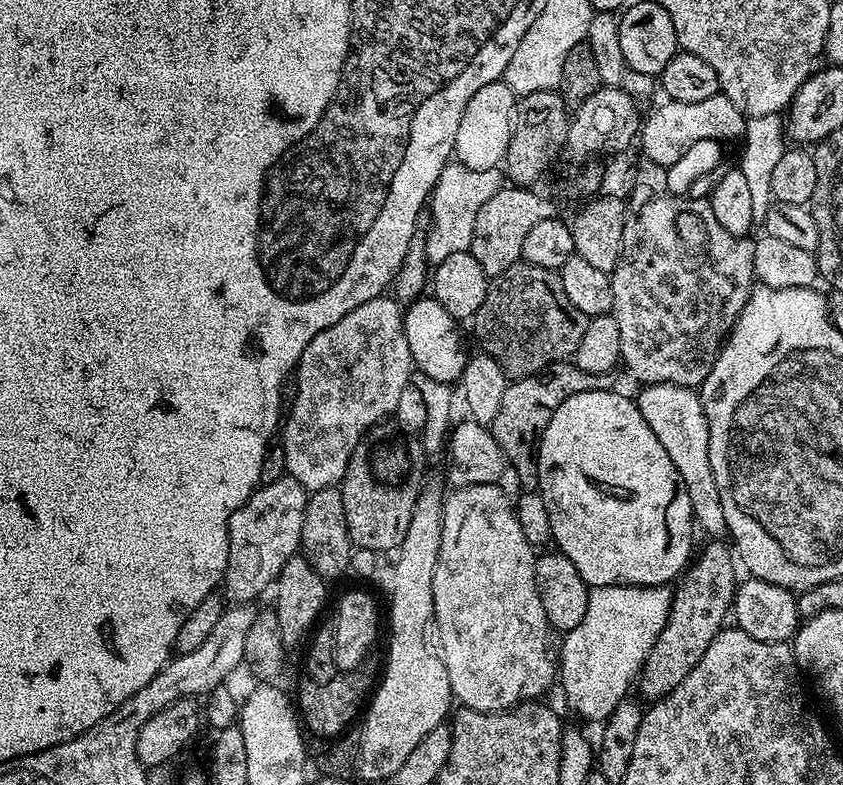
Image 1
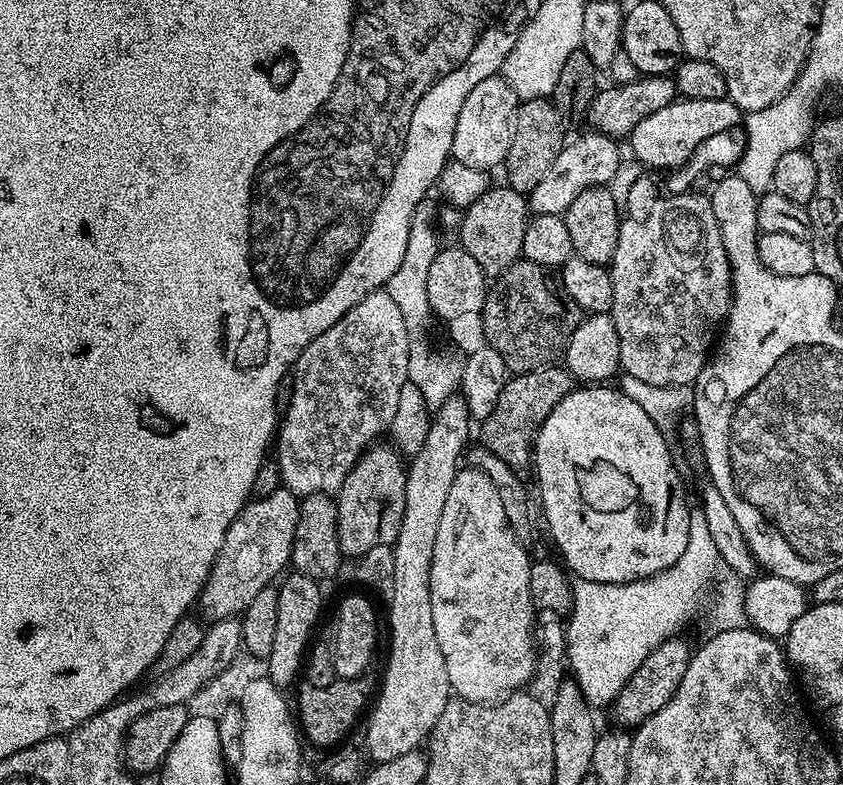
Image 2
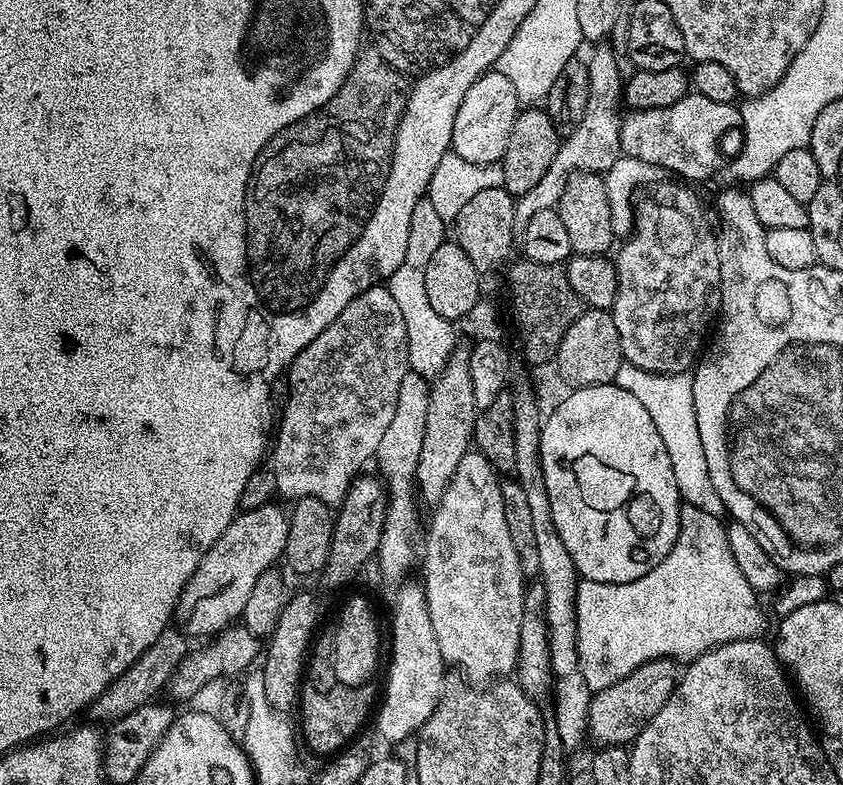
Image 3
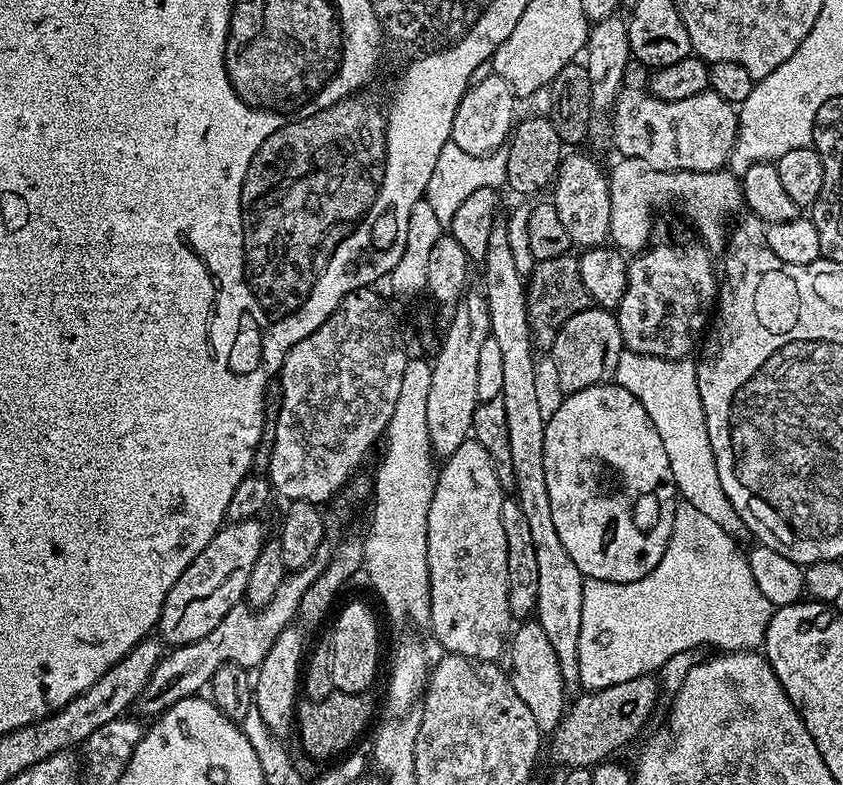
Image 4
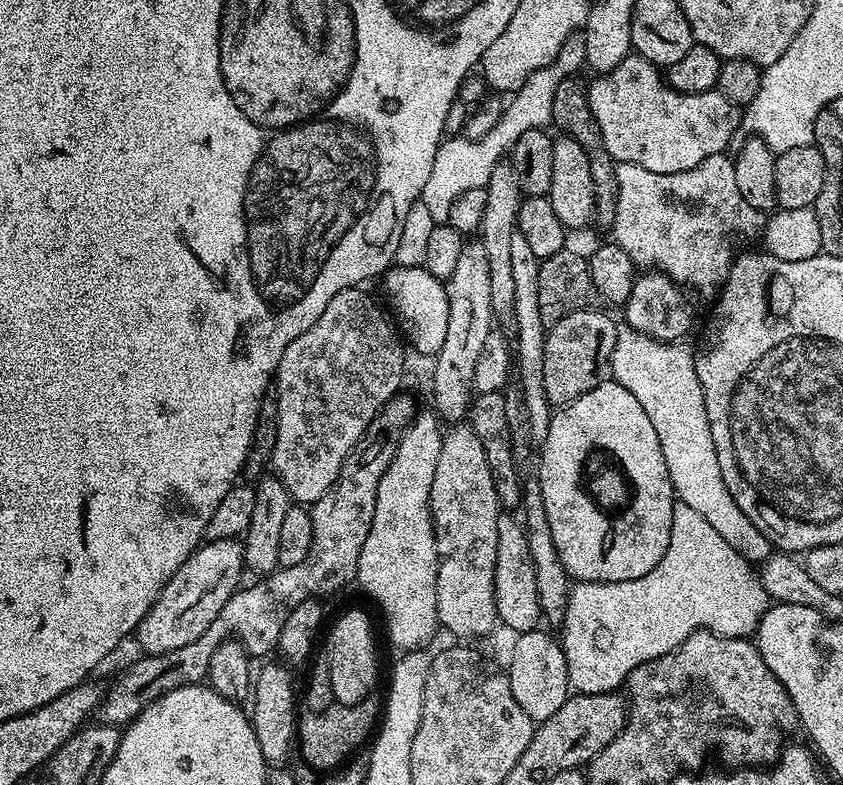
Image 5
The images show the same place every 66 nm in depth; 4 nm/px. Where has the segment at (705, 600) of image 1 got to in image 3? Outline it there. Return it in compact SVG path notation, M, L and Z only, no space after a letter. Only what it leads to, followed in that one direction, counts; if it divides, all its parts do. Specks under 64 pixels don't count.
M672 658L651 660L634 674L626 674L622 682L614 682L614 686L606 686L600 692L593 692L588 710L588 736L596 739L600 746L628 746L642 734L642 730L666 706L666 698L676 688L678 679L677 661Z

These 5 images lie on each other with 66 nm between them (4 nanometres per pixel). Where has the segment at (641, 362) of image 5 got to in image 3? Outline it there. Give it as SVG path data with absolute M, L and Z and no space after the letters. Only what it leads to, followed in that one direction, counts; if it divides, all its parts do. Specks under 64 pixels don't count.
M624 362L614 382L622 390L630 390L630 394L634 394L634 398L646 406L650 418L654 418L654 426L658 426L658 435L666 446L666 454L670 454L670 466L674 466L674 482L678 482L681 501L698 506L698 510L706 510L706 514L723 517L726 509L718 490L714 490L710 466L706 466L706 454L702 454L702 438L698 438L691 375L683 372L647 372Z

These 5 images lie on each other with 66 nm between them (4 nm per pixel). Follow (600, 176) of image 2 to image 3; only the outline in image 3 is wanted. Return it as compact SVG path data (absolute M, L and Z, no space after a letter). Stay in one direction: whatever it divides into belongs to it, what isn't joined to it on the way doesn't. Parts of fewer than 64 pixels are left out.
M600 46L595 49L596 52L592 57L587 57L588 73L590 74L590 98L586 102L586 114L582 118L582 122L574 125L571 132L563 137L558 154L554 158L554 162L550 162L550 170L546 170L545 176L539 180L530 190L526 190L526 194L515 197L516 213L514 214L514 226L518 230L524 229L526 222L530 222L530 218L534 218L534 214L538 214L538 210L550 210L556 208L560 203L562 194L566 190L566 182L576 172L594 172L603 174L610 170L610 166L614 166L614 162L618 162L618 158L622 155L620 151L620 122L621 113L616 113L622 108L622 76L620 80L620 64L616 61L616 56L610 49L604 48L608 46Z

